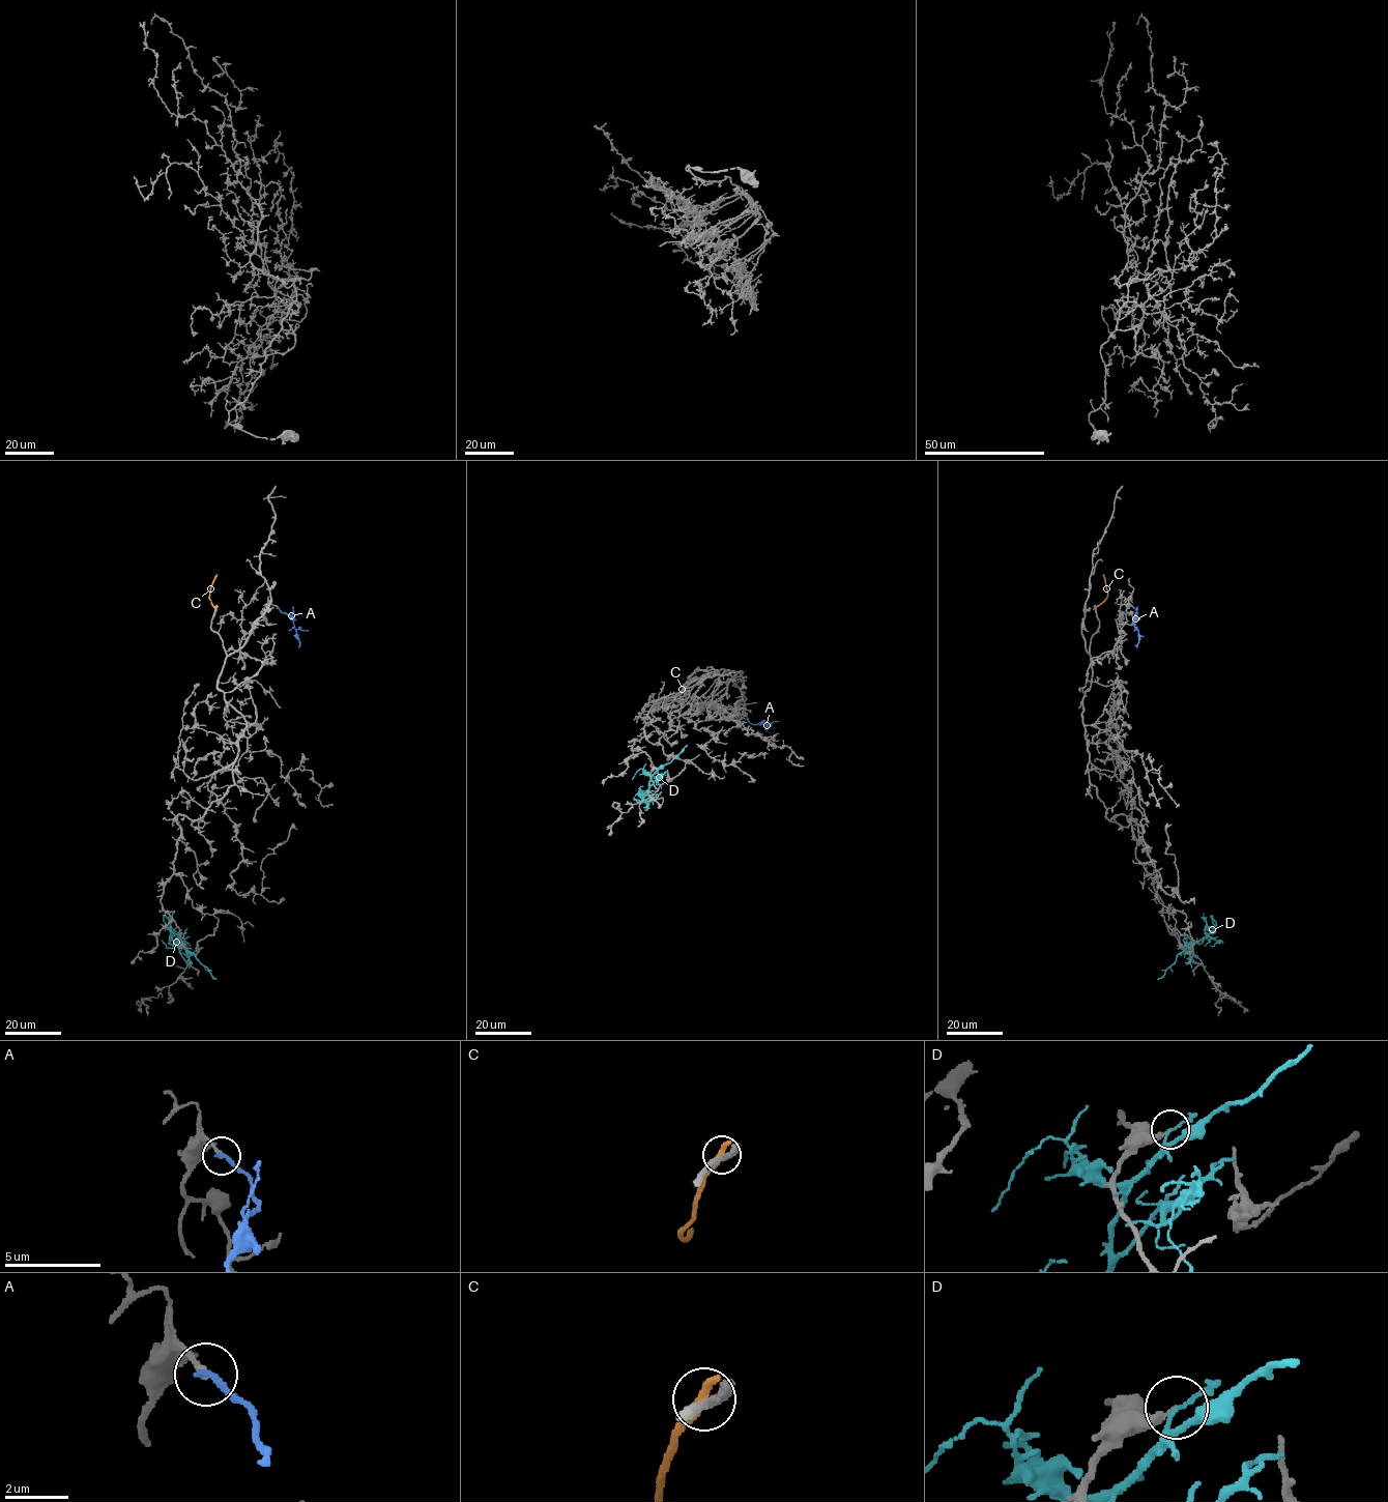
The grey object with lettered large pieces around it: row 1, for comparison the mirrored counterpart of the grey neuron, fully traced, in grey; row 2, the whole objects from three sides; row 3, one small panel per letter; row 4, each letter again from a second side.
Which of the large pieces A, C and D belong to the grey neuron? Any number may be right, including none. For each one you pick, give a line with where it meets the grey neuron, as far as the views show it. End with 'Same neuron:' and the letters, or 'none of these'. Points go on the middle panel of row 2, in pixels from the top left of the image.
A: contact (748, 719)
Same neuron: A

